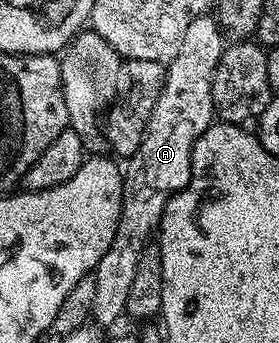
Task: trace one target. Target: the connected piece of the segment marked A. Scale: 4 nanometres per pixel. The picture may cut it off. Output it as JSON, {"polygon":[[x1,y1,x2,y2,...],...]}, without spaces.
{"polygon":[[215,17,196,18,194,24,186,28,186,37,182,39,182,48,178,48,178,56,167,63,164,87,158,96,158,104,154,104,154,112,150,112,144,139,131,158,127,159,126,169,123,171,122,212,118,228,114,232,114,240,110,240,106,256,98,260,94,271,91,321,101,327,112,326,120,317,125,317,126,300,134,285,138,260,159,231,164,209,172,195,186,188,186,184,192,179,192,149,198,136,202,136,202,132,206,132,206,128,214,121,212,74,225,47,226,39]]}

